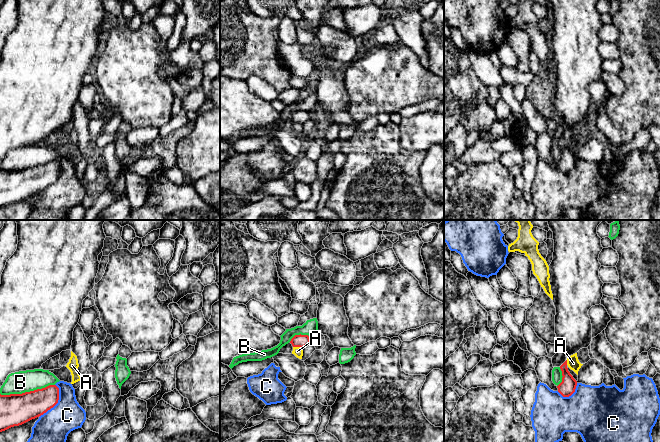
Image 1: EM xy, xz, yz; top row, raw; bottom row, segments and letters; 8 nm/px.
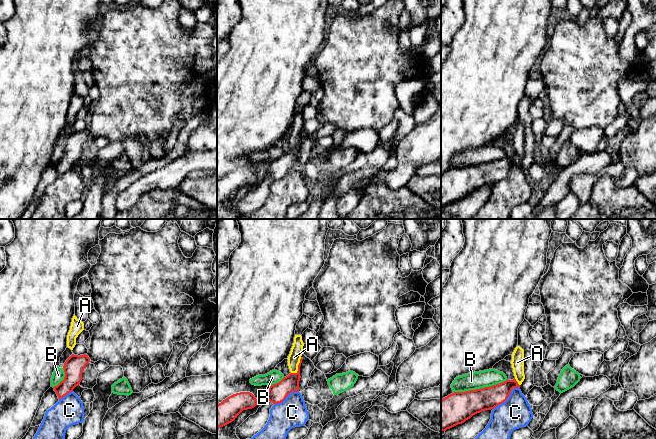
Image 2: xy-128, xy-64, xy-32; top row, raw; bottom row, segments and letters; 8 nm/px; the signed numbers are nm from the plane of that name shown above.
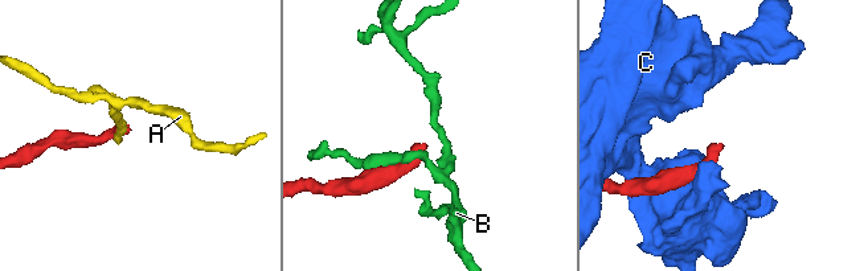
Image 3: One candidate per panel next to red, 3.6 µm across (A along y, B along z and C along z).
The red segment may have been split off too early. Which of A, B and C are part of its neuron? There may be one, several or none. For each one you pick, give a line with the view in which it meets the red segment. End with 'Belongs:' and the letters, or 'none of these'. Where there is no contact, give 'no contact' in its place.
Belongs: none of these

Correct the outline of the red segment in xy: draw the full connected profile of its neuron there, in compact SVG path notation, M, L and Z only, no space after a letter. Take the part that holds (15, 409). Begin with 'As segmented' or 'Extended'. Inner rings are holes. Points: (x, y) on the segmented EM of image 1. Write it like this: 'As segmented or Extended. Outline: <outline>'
As segmented. Outline: M56 385L22 394L0 394L0 432L43 415L58 400L59 388Z

